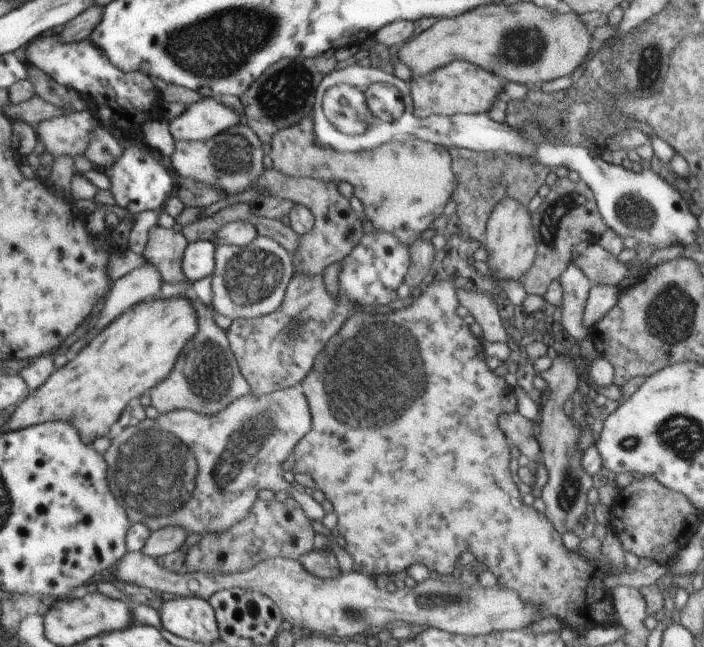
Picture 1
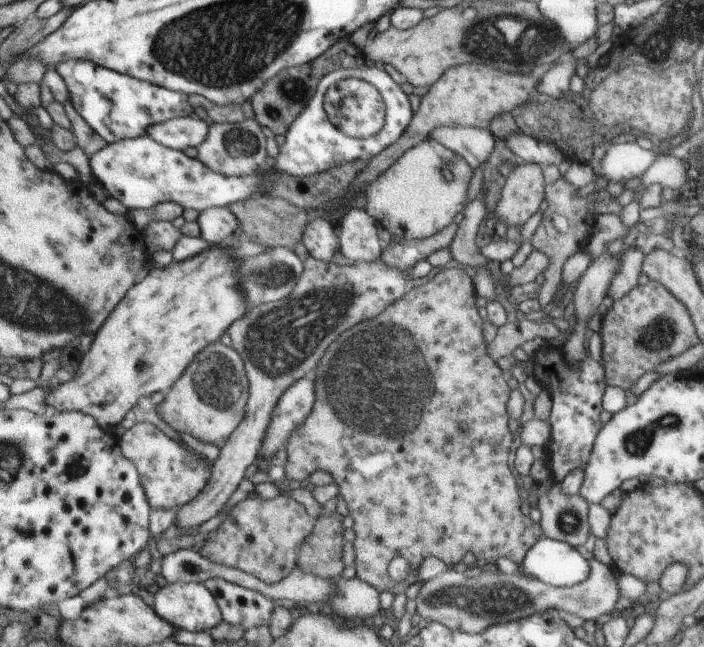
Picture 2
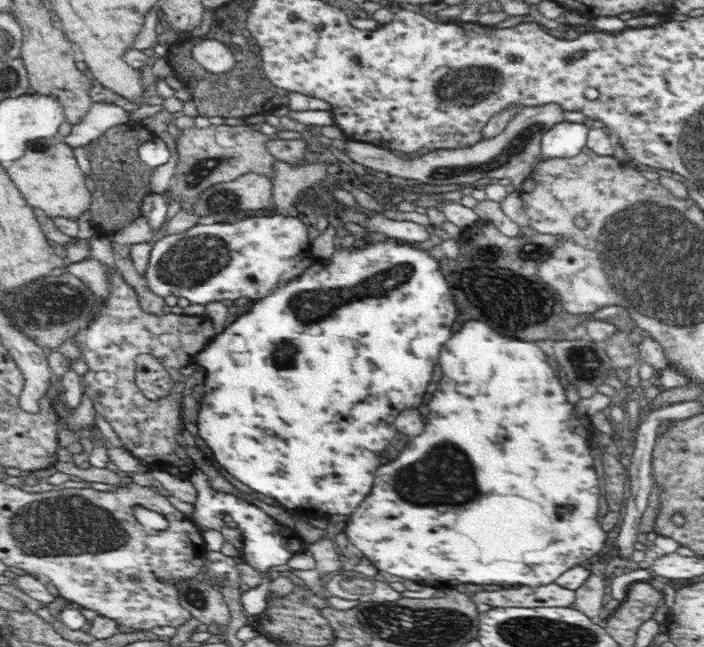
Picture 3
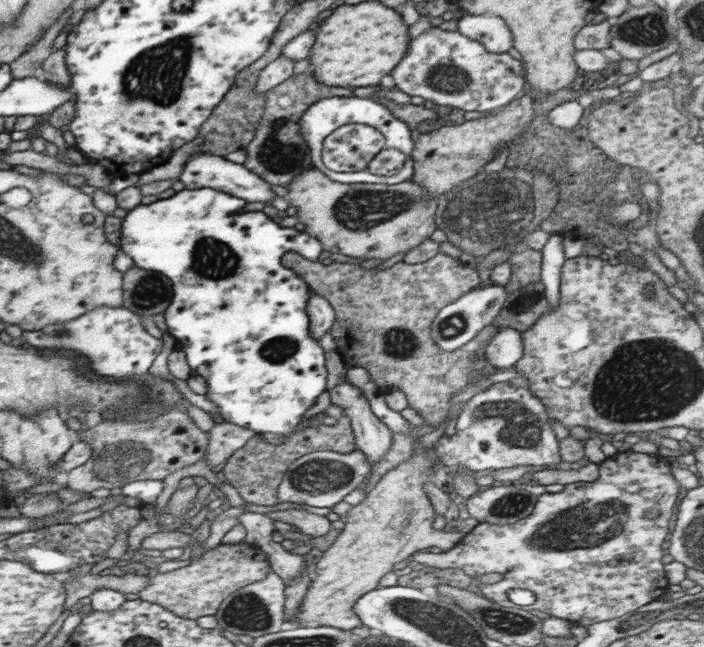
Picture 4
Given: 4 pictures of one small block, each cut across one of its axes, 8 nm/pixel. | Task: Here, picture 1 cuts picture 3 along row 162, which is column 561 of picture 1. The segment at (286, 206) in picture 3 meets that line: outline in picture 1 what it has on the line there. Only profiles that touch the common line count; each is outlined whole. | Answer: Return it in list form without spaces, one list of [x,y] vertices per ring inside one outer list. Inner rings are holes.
[[[570,263],[559,278],[562,286],[561,323],[567,332],[577,340],[589,336],[584,326],[583,314],[592,287],[588,277],[578,265]]]

